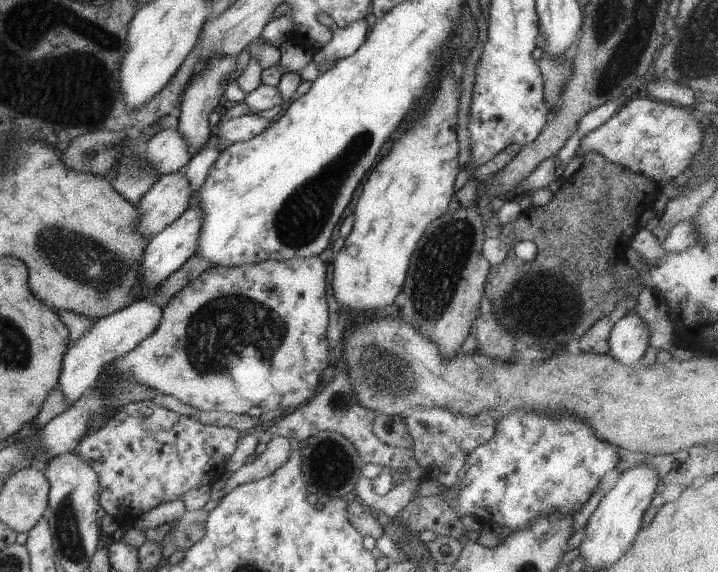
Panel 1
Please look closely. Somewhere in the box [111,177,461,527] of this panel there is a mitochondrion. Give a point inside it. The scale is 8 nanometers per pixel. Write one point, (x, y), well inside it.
(224, 330)

